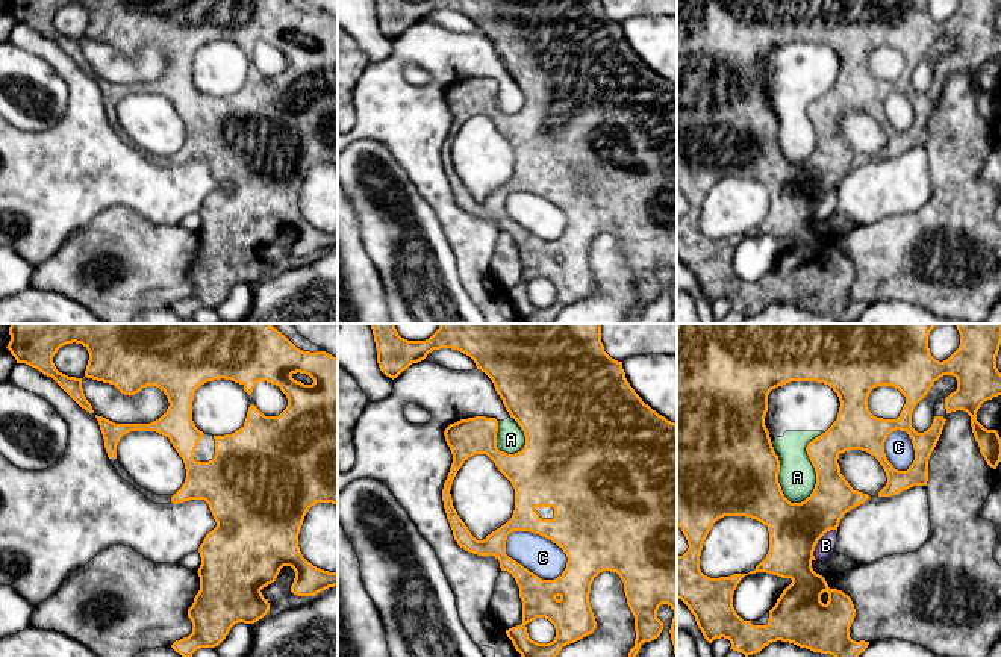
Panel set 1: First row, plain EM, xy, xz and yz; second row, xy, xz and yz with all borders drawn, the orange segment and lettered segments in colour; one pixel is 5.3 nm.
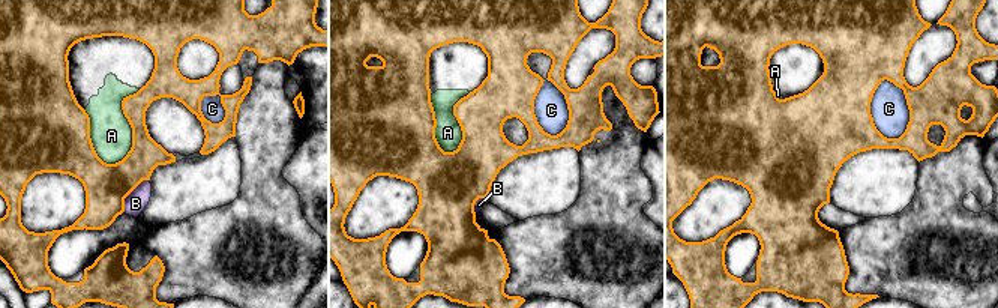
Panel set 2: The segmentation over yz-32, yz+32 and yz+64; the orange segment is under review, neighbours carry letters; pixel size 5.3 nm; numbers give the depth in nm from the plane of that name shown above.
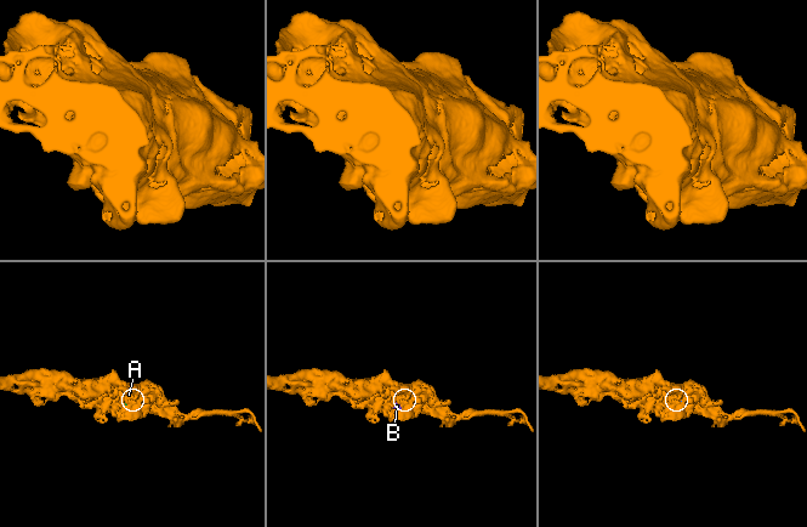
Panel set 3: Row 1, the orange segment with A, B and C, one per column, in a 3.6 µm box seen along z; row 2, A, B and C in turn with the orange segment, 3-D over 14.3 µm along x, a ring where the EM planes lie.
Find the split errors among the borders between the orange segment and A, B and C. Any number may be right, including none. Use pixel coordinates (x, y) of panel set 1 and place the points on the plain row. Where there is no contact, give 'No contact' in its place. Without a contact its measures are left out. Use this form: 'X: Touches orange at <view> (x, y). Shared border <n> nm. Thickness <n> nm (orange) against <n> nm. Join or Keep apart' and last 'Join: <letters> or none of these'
A: Touches orange at yz (815, 132). Shared border 420 nm. Thickness 220 nm (orange) against 200 nm. Keep apart
B: Touches orange at yz (818, 200). Shared border 200 nm. Thickness 280 nm (orange) against 100 nm. Keep apart
C: Touches orange at xz (544, 197). Shared border 360 nm. Thickness 400 nm (orange) against 200 nm. Keep apart
Join: none of these

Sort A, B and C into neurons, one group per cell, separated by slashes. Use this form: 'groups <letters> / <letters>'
groups A B C

